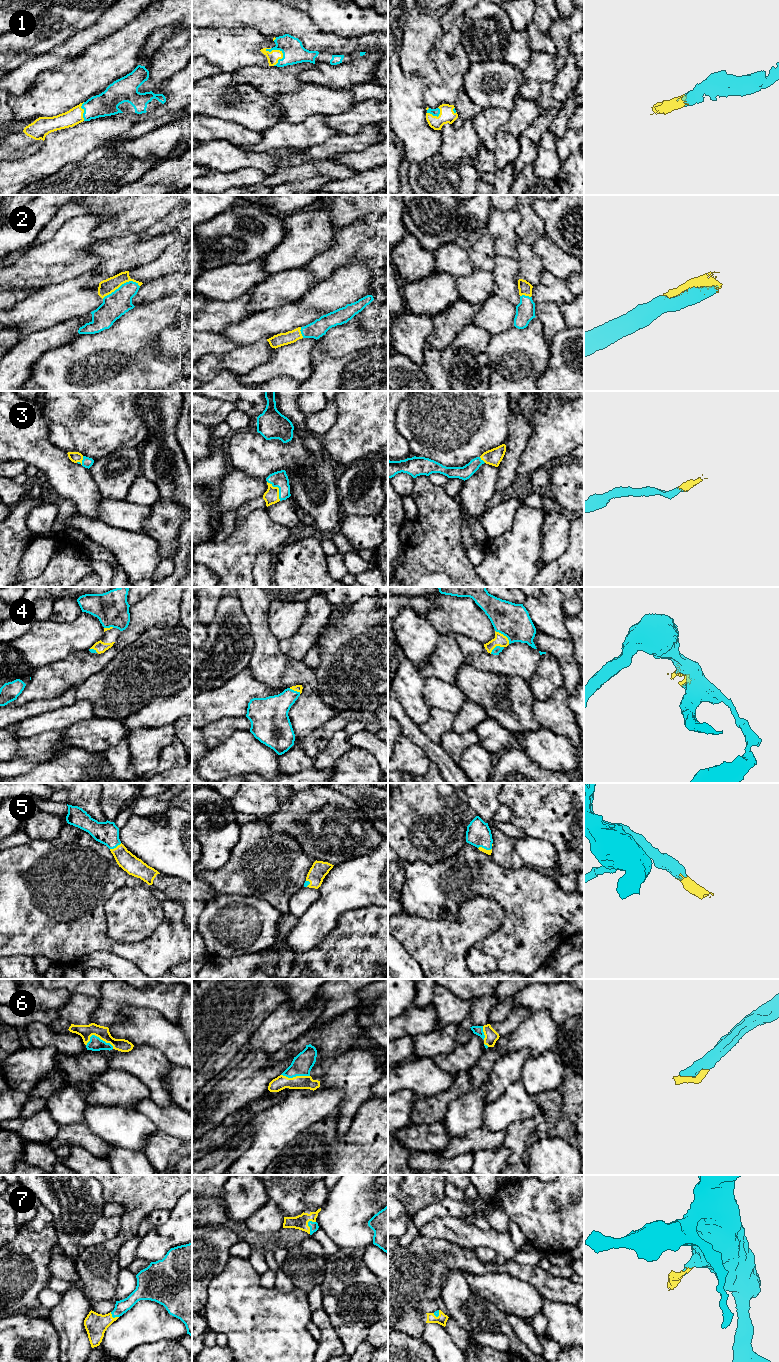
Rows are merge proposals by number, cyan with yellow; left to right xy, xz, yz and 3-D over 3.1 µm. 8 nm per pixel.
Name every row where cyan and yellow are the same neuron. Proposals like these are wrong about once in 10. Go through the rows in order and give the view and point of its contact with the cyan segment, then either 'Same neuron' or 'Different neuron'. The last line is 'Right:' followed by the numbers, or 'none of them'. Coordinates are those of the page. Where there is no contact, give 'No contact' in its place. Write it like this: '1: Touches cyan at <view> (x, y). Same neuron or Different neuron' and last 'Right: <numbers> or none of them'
1: Touches cyan at xz (282, 52). Same neuron
2: Touches cyan at xy (121, 285). Same neuron
3: Touches cyan at xz (279, 489). Same neuron
4: Touches cyan at yz (504, 635). Same neuron
5: Touches cyan at xy (115, 847). Same neuron
6: Touches cyan at xy (98, 1037). Same neuron
7: Touches cyan at xz (308, 1224). Same neuron
Right: 1, 2, 3, 4, 5, 6, 7

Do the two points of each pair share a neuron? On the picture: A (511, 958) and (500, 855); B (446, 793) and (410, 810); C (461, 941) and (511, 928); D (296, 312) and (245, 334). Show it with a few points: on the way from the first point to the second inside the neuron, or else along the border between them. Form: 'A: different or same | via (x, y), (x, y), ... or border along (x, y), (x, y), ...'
A: different | border along (491, 854), (499, 865), (514, 868), (524, 865)
B: different | border along (438, 793), (445, 799)
C: different | border along (504, 913), (502, 923), (473, 946)
D: same | via (283, 319), (258, 326)

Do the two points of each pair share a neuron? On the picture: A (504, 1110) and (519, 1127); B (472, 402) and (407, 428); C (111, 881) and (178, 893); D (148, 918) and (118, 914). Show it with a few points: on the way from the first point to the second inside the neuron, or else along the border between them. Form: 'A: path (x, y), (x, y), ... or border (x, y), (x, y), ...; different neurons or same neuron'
A: border (532, 1117), (526, 1120), (514, 1121), (504, 1130); different neurons
B: path (456, 410), (451, 415), (443, 418), (423, 418); same neuron
C: border (151, 885), (178, 902); different neurons
D: path (141, 914), (125, 914); same neuron

